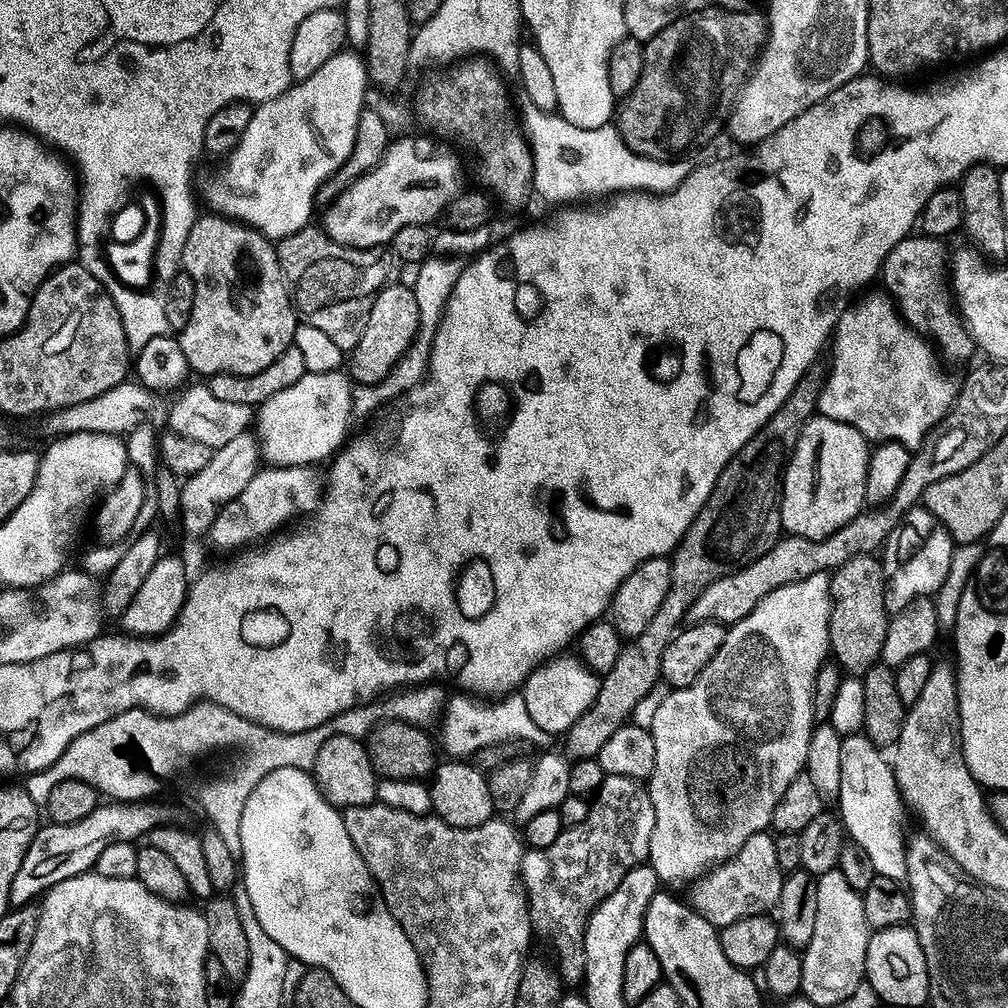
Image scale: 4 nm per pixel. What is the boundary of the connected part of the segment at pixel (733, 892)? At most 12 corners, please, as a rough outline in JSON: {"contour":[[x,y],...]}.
{"contour":[[767,831],[691,885],[717,930],[779,905],[786,872]]}

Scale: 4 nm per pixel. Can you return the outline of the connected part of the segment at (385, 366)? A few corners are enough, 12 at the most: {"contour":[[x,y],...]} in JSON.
{"contour":[[407,283],[376,293],[346,356],[357,385],[376,386],[420,330]]}

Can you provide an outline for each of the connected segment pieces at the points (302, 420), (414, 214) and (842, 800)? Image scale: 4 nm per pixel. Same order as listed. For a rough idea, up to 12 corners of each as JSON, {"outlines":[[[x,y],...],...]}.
{"outlines":[[[305,372],[255,413],[263,463],[303,468],[344,446],[354,384]],[[427,135],[384,159],[323,209],[347,248],[431,225],[462,192],[460,162]],[[842,739],[838,815],[877,876],[908,879],[893,765]]]}

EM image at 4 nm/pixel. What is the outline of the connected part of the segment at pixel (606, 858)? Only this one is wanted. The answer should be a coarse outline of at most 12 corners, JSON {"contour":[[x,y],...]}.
{"contour":[[605,775],[586,822],[520,863],[565,985],[592,911],[645,863],[654,802]]}

